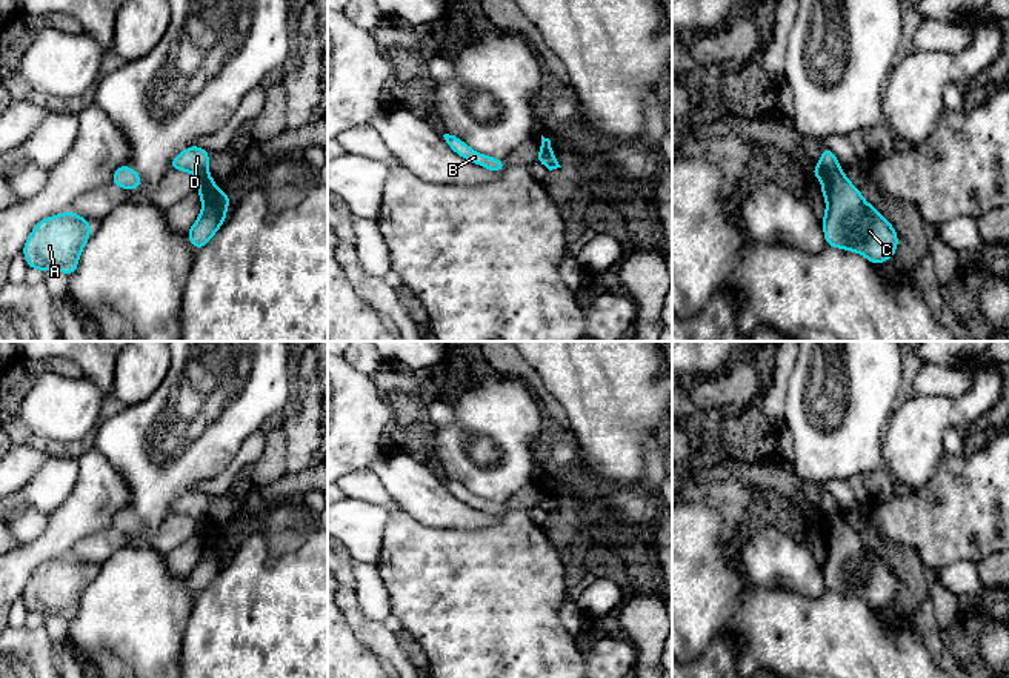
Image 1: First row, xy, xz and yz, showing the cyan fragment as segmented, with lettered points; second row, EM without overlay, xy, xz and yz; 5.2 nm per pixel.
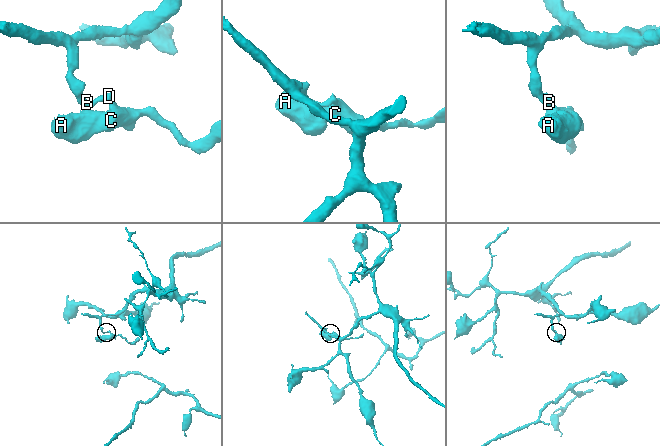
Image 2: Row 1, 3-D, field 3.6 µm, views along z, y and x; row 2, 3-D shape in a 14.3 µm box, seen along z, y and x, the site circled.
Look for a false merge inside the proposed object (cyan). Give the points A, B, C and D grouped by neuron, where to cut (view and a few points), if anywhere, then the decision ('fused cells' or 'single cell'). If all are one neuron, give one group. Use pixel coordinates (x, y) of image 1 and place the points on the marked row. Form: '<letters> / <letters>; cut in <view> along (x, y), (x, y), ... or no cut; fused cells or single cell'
A C / B D; cut in yz along (840, 168), (822, 180); fused cells

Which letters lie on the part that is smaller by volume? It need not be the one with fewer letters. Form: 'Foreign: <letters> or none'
Foreign: A, C

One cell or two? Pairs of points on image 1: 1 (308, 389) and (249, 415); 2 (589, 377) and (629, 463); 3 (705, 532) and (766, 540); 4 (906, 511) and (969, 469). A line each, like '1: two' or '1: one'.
1: two
2: one
3: two
4: one

